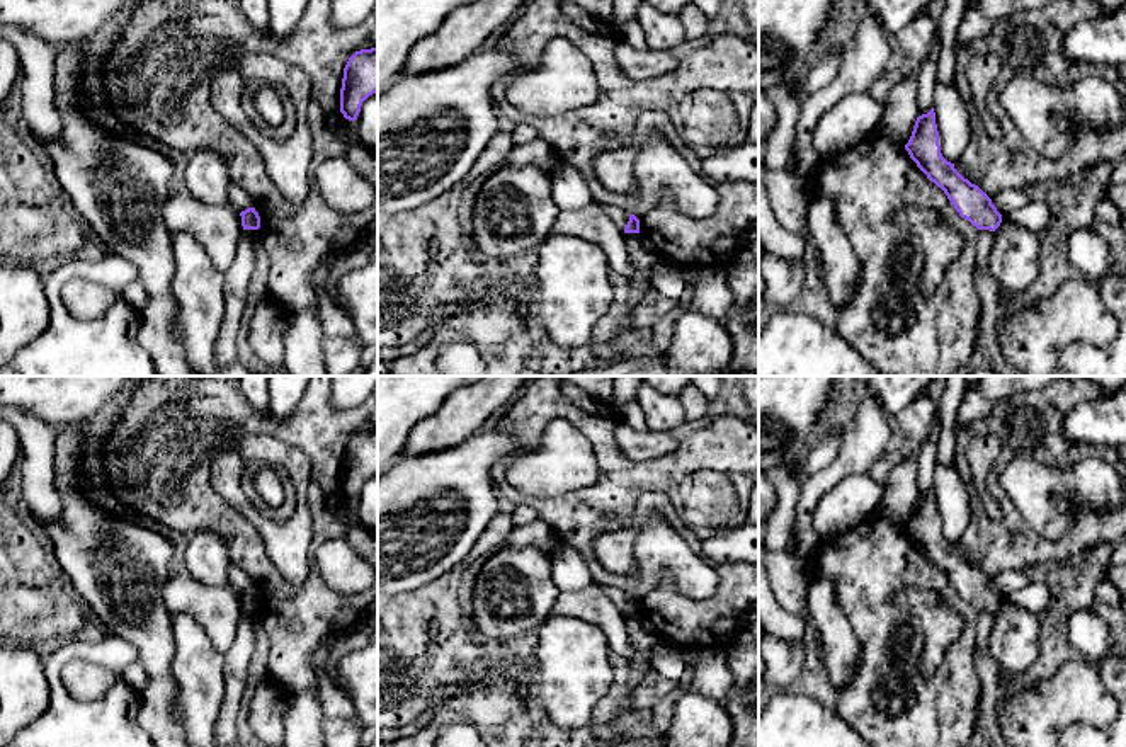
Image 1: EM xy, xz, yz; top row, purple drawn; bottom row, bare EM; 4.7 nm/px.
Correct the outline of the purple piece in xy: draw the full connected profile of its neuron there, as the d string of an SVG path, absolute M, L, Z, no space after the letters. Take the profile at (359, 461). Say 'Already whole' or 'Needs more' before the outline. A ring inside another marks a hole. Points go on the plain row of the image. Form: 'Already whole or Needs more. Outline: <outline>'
Already whole. Outline: M378 429L355 432L345 449L340 470L340 493L355 502L362 483L378 473Z

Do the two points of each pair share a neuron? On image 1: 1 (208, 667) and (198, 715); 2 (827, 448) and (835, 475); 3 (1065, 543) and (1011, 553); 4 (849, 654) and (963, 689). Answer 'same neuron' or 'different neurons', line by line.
1: same neuron
2: different neurons
3: same neuron
4: different neurons

